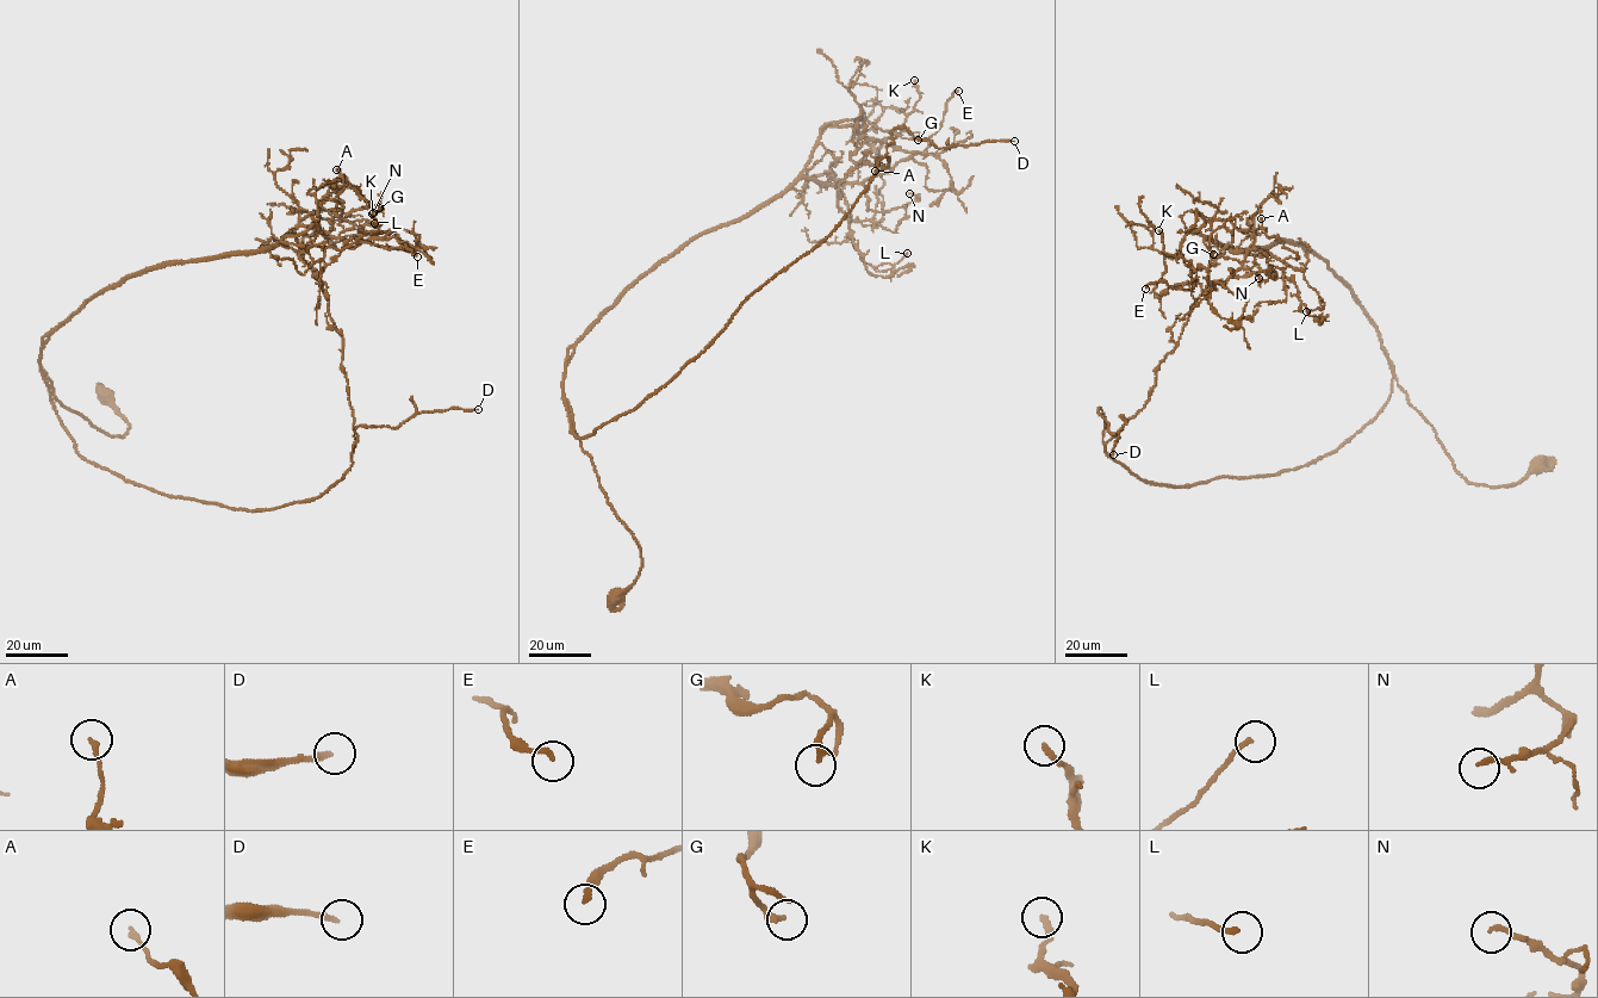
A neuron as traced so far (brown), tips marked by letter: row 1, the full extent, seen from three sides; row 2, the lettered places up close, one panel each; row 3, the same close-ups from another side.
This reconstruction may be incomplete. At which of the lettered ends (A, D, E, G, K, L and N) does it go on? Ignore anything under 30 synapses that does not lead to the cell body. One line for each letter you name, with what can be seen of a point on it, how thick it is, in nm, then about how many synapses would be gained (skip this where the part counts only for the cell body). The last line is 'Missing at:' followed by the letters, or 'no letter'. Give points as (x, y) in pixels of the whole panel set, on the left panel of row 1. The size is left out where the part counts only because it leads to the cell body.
D: at (478, 409); 180 nm thick; about 300 synapses
Missing at: D

